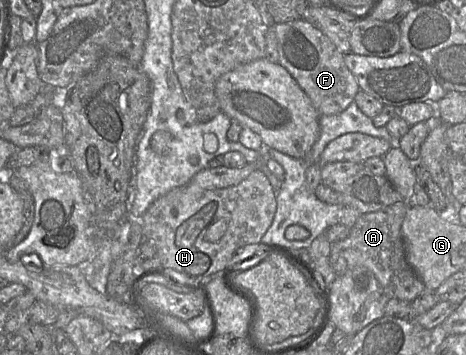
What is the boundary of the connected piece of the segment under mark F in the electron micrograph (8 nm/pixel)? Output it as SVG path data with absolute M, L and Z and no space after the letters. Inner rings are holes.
M302 18L276 23L274 31L278 63L296 80L319 115L335 115L344 111L360 90L354 75L344 63L344 54L321 31Z

